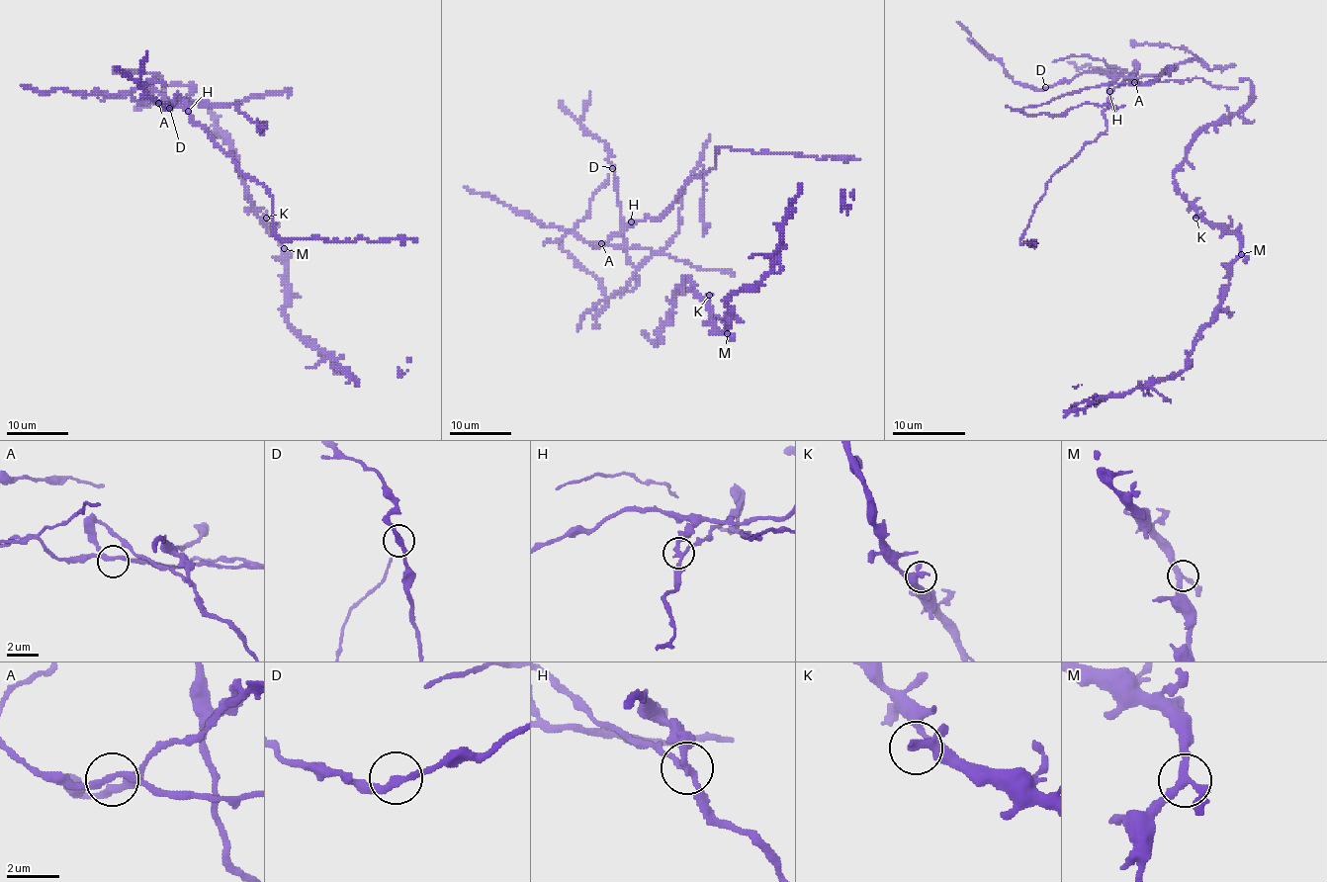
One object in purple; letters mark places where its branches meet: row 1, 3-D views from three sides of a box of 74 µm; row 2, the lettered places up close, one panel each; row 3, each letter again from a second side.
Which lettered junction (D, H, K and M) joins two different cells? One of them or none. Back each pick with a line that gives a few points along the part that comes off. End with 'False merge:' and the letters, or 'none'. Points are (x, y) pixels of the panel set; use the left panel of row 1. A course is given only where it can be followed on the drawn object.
H: (188, 111), (244, 175), (267, 190), (273, 204), (273, 231), (280, 237), (417, 239)
False merge: H

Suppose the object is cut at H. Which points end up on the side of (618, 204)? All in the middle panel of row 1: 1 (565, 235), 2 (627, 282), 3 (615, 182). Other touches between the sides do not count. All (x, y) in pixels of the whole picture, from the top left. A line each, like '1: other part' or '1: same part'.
1: other part
2: other part
3: same part

